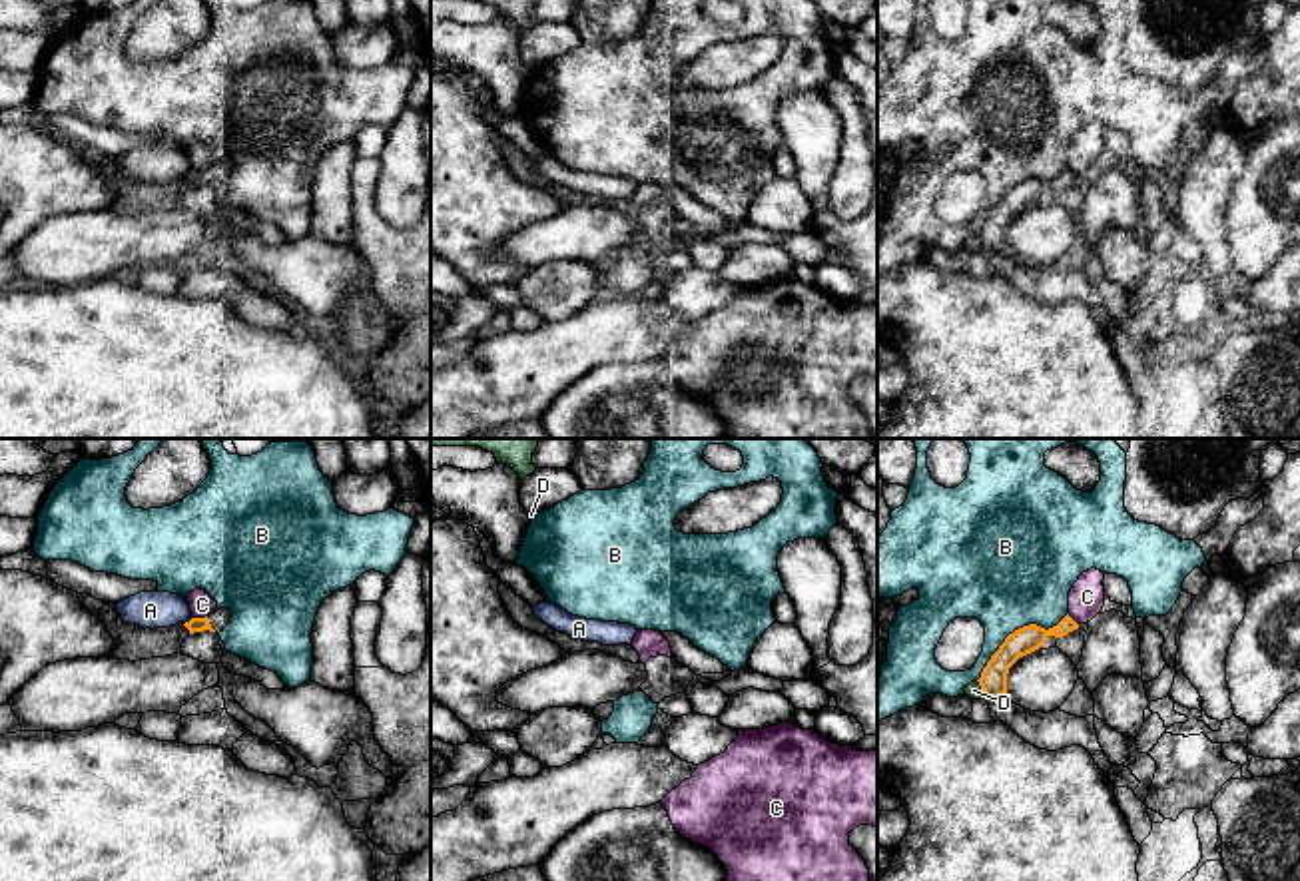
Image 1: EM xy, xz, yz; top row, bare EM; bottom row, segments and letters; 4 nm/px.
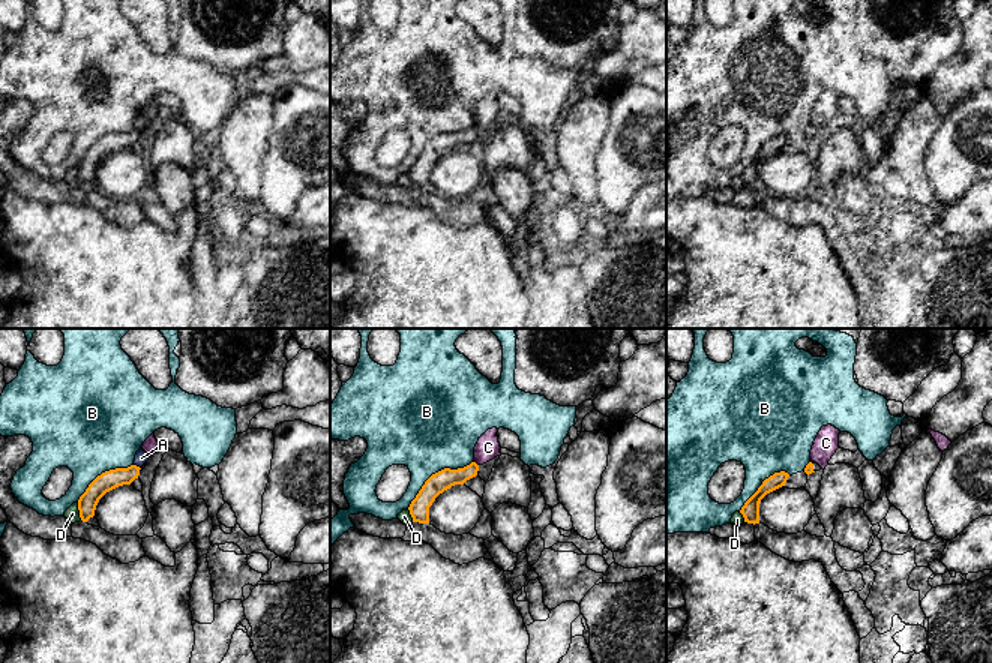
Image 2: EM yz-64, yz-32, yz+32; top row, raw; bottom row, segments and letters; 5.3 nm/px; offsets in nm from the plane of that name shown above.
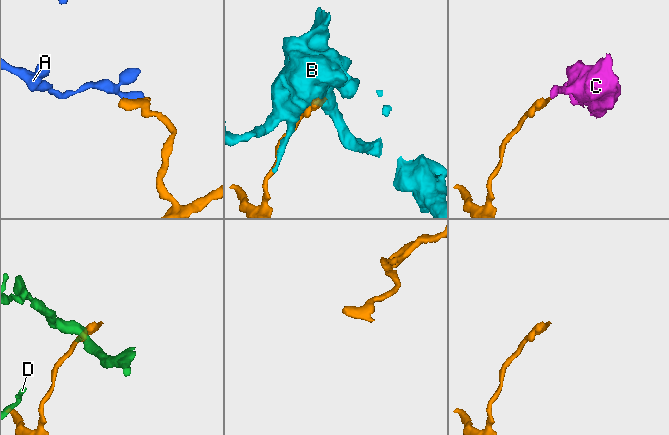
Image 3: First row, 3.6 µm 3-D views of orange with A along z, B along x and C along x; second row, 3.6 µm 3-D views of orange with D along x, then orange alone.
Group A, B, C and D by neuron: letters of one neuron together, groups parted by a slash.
A / B / C / D

